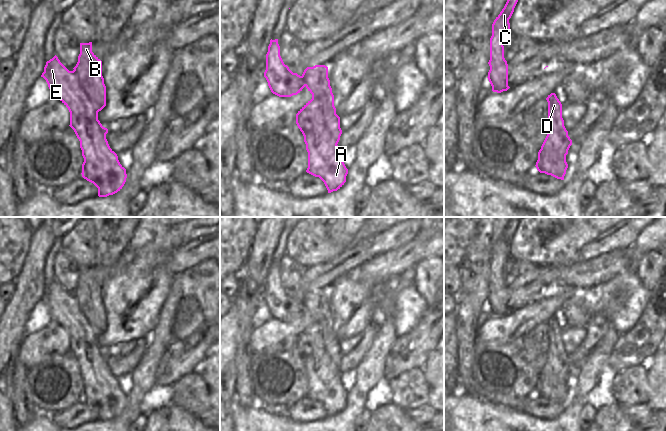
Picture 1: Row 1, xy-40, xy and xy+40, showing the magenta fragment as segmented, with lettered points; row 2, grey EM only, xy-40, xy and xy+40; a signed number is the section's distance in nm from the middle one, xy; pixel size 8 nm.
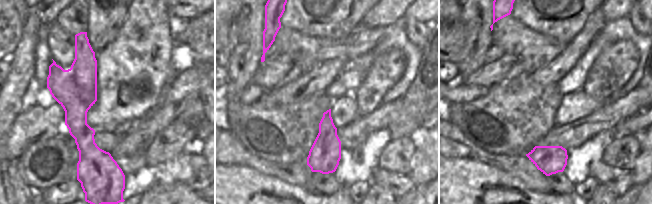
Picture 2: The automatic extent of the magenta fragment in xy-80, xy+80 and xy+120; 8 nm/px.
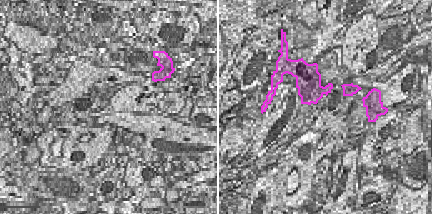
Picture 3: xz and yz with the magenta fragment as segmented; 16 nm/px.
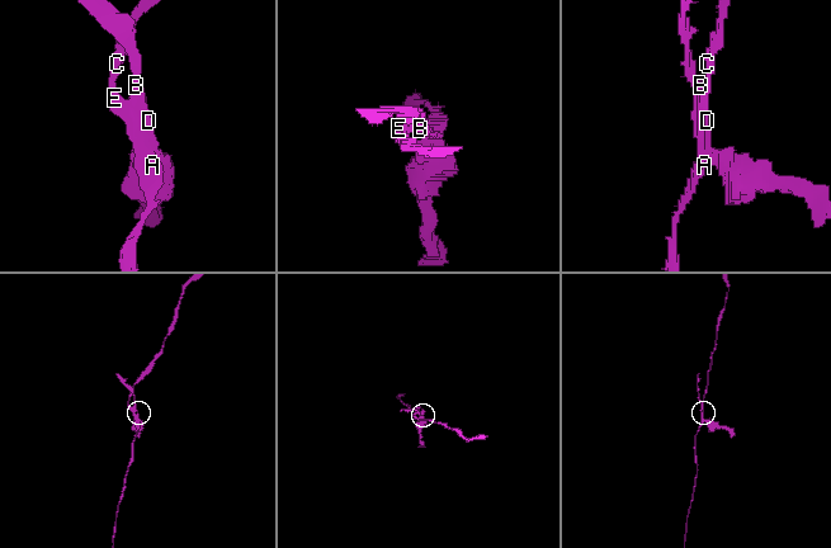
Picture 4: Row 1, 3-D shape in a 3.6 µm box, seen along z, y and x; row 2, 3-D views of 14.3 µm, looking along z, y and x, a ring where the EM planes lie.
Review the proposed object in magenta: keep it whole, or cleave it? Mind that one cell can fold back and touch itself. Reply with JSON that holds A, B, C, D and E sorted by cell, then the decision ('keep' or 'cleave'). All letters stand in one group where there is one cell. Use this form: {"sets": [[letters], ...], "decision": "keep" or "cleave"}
{"sets": [["A", "C", "E"], ["B", "D"]], "decision": "cleave"}

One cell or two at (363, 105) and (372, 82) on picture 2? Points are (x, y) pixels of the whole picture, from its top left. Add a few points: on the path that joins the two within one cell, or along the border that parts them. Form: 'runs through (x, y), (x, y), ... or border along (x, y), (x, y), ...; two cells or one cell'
runs through (364, 99), (371, 88); one cell

